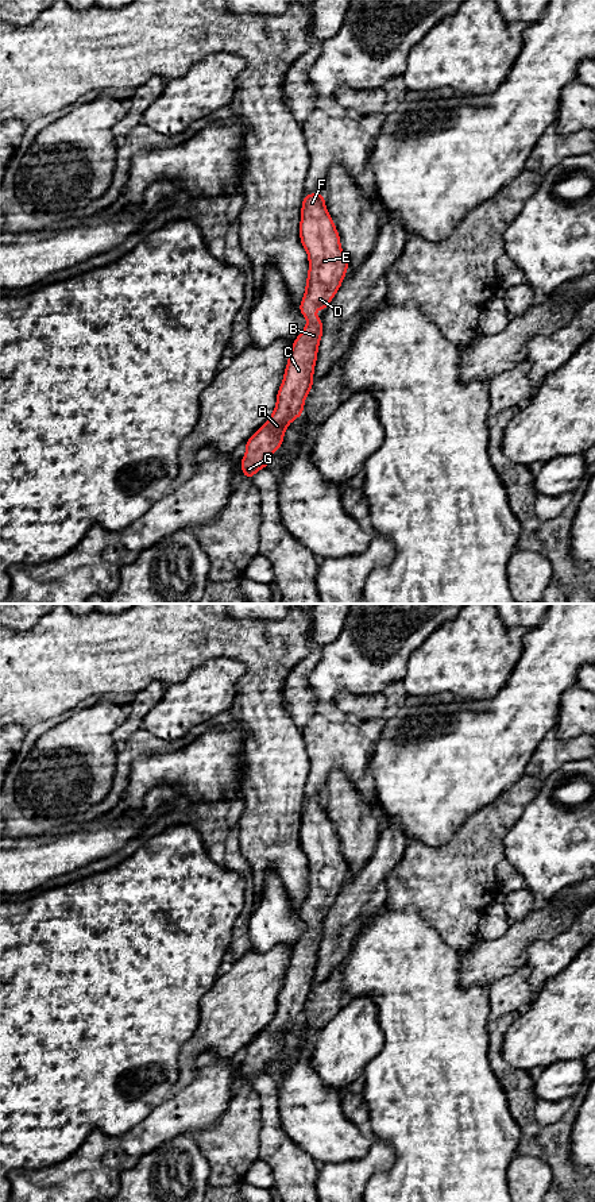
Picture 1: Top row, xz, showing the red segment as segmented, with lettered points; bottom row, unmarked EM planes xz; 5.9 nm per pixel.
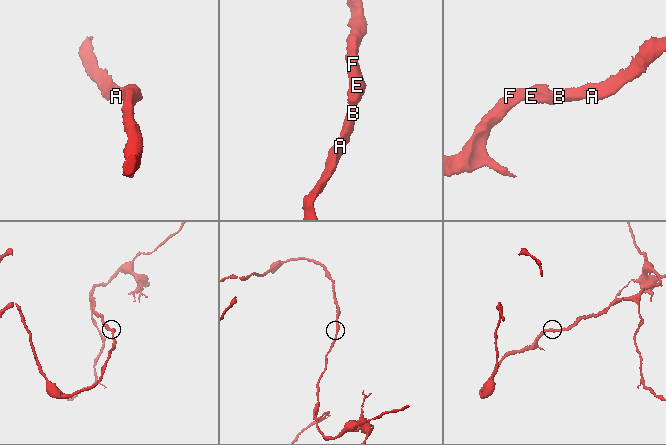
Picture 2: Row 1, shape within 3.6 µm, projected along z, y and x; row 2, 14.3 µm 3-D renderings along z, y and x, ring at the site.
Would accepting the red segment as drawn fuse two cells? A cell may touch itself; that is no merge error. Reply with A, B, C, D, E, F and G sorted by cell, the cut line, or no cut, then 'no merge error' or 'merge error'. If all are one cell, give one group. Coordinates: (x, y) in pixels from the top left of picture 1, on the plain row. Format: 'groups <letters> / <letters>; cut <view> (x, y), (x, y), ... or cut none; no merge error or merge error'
groups A B C D E F G; cut none; no merge error

